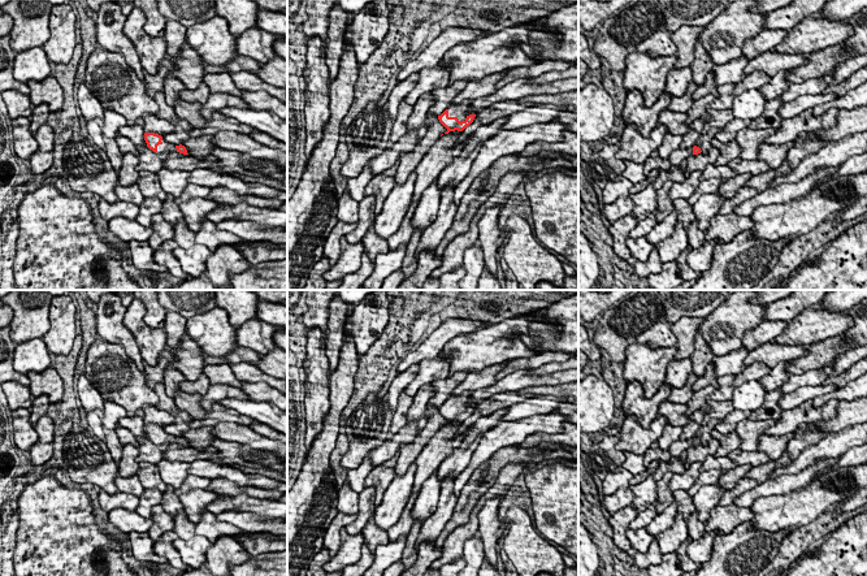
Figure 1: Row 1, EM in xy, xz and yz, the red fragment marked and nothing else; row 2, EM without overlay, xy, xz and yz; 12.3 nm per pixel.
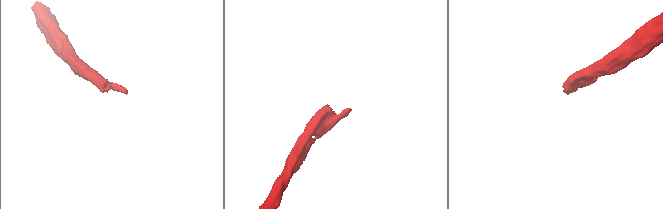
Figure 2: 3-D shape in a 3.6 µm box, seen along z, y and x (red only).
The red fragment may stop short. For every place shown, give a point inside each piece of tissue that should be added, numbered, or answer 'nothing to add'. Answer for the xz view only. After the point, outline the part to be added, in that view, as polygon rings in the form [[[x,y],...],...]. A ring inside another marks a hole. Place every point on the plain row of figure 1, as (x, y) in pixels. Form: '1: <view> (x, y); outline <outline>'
1: xz (462, 402); outline [[[464,393],[461,397],[448,397],[448,408],[456,408],[460,413],[469,407],[468,398],[472,393]]]

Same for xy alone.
1: xy (165, 438); outline [[[164,429],[161,432],[162,434],[157,437],[157,442],[155,445],[157,446],[166,446],[168,443],[175,443],[175,436],[166,433]]]

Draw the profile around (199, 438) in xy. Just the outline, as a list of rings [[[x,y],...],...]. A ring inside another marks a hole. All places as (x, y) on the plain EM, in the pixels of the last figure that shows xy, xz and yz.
[[[203,426],[198,429],[190,429],[182,434],[186,438],[187,445],[190,447],[203,450],[211,446],[213,438],[216,438],[212,433],[212,426]]]

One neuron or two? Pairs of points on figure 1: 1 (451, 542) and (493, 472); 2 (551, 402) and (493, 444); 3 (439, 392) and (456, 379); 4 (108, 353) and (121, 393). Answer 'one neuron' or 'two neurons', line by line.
1: two neurons
2: two neurons
3: one neuron
4: one neuron

